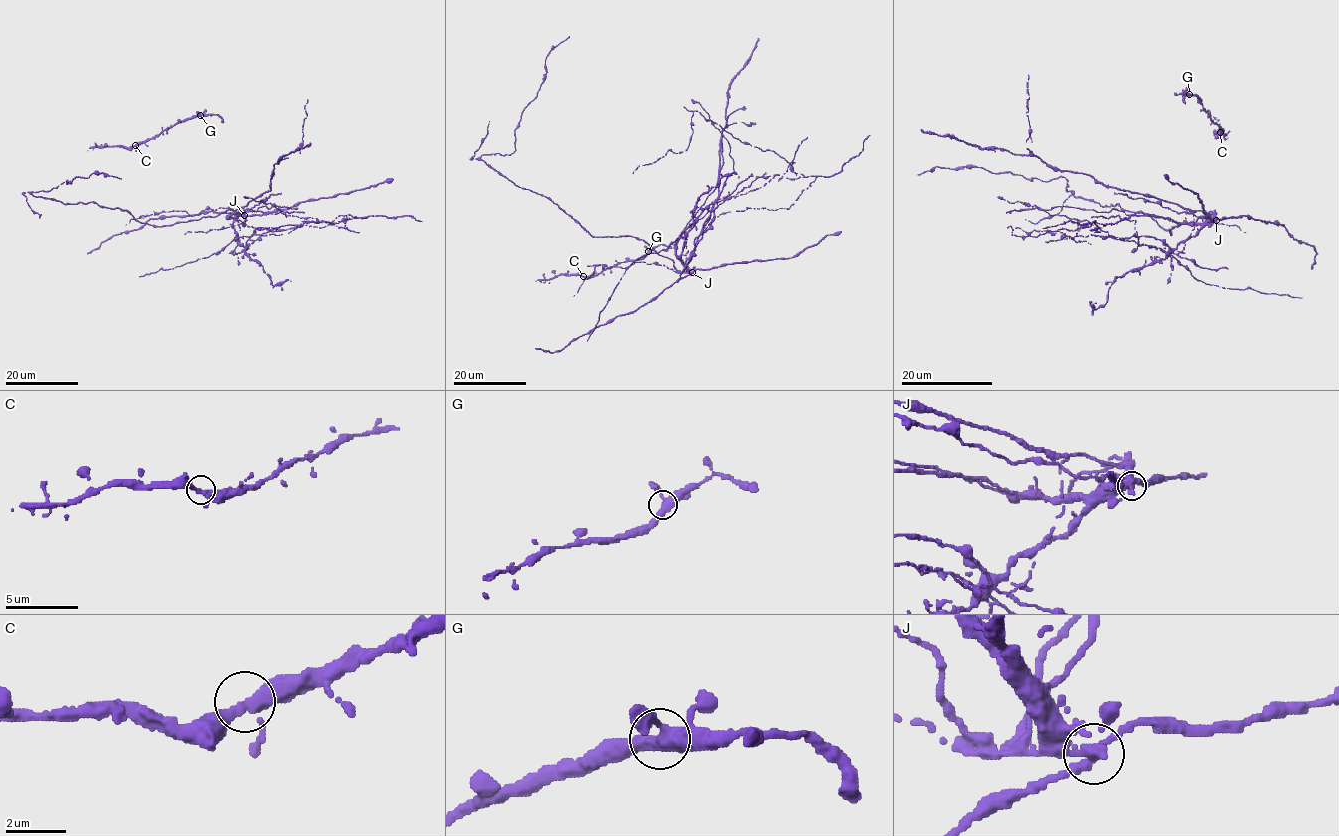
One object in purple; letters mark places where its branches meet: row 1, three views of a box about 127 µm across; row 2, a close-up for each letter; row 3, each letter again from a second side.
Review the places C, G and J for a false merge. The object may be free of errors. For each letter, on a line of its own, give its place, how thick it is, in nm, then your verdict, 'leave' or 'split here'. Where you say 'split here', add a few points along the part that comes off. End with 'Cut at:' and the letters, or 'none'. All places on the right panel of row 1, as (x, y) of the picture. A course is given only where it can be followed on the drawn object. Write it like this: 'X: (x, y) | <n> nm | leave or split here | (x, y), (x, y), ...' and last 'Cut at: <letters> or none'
C: (1220, 132) | 320 nm | leave
G: (1189, 94) | 360 nm | leave
J: (1216, 220) | 360 nm | split here | (1215, 220), (1166, 252), (1097, 228), (1087, 236), (1062, 228), (1023, 237), (1012, 229), (1061, 232), (1090, 244)
Cut at: J

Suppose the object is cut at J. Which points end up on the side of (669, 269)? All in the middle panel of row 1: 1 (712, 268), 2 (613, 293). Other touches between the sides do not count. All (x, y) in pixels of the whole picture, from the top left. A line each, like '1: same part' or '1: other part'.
1: other part
2: same part

